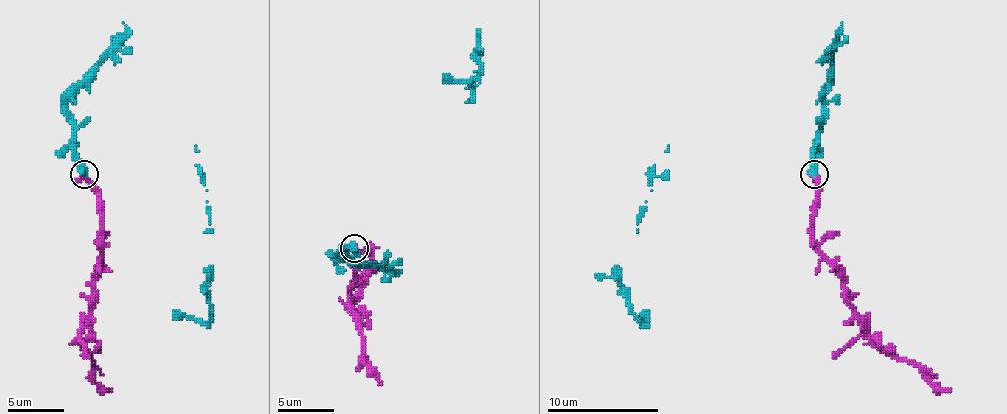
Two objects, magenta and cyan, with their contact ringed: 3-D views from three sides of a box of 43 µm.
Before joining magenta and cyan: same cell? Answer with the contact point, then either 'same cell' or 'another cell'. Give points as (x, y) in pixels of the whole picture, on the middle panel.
place (354, 248); same cell

